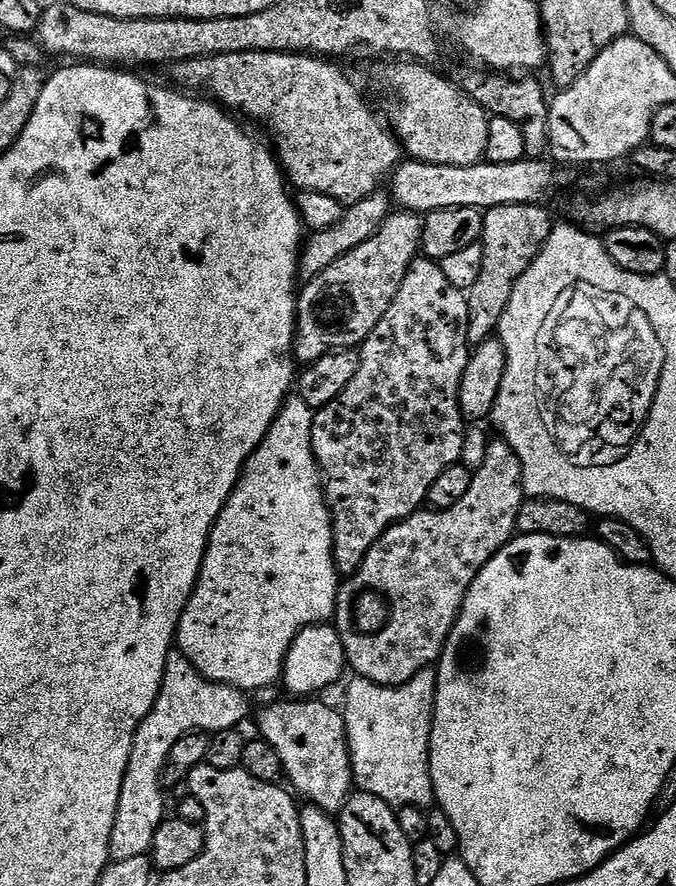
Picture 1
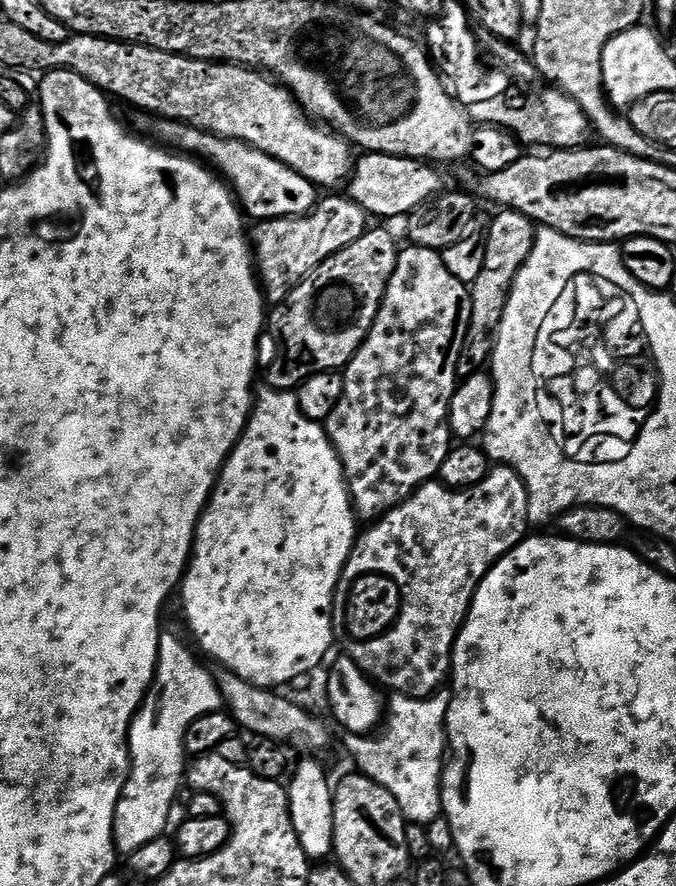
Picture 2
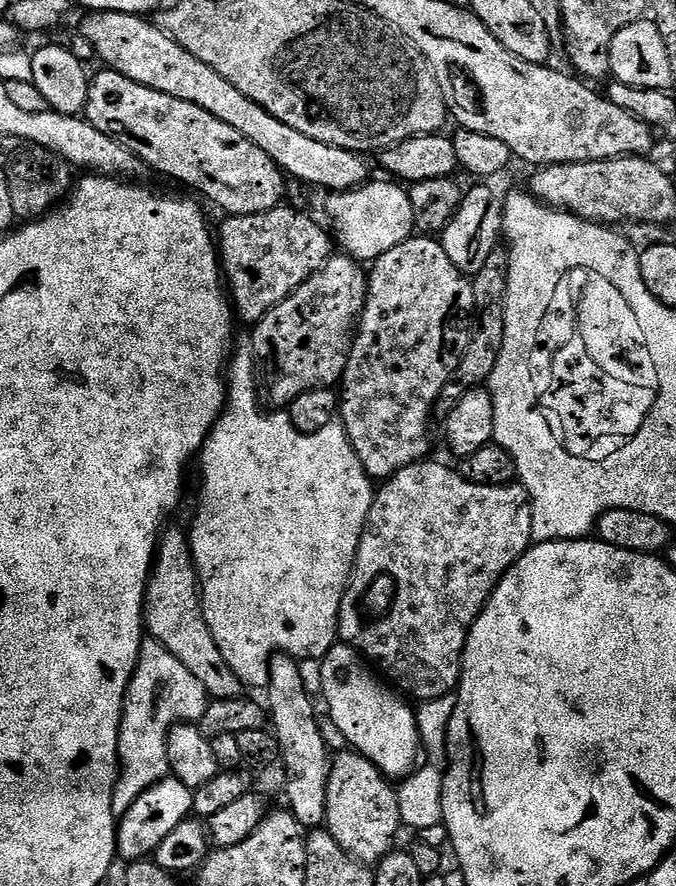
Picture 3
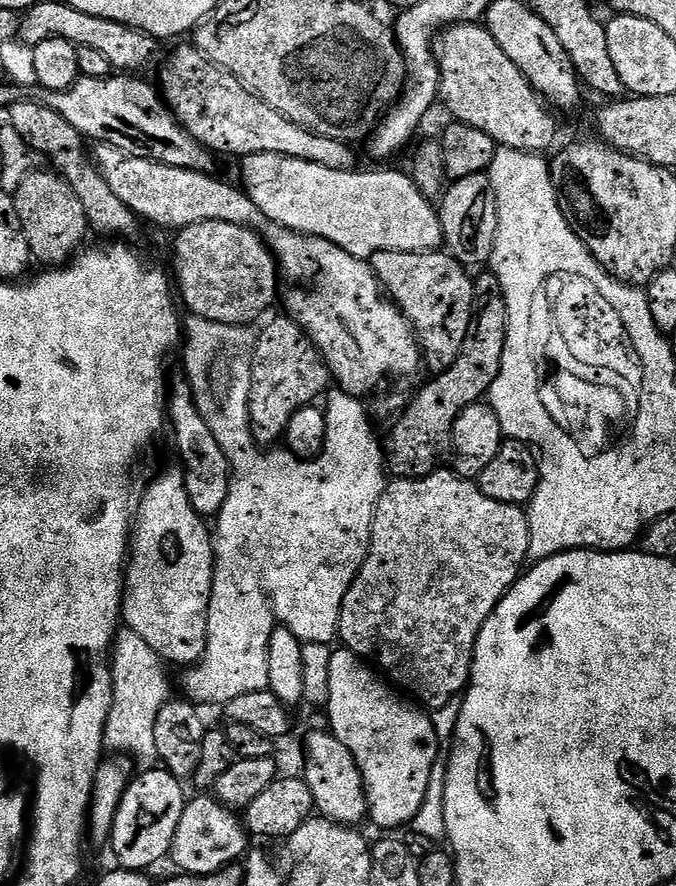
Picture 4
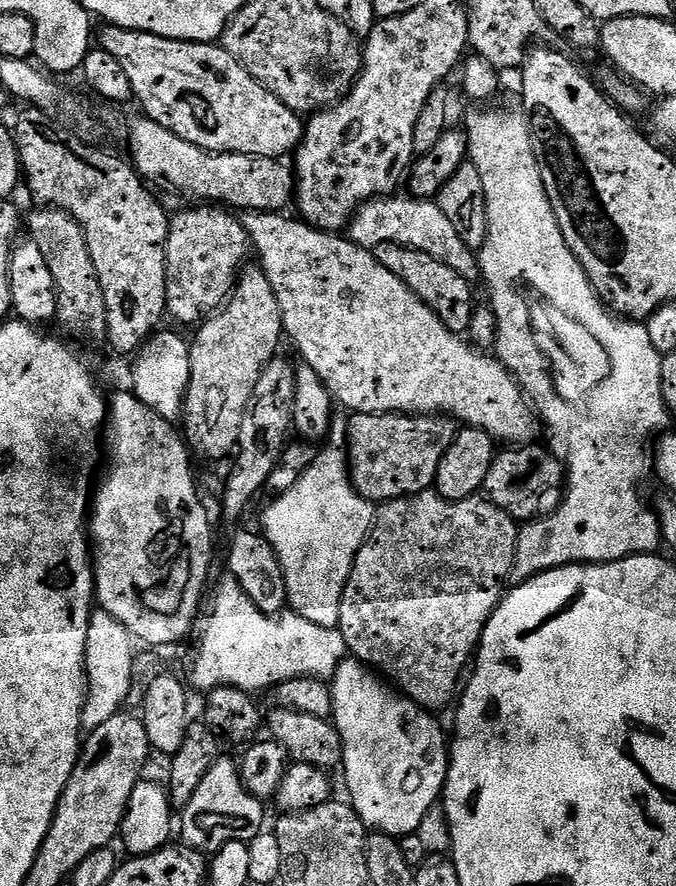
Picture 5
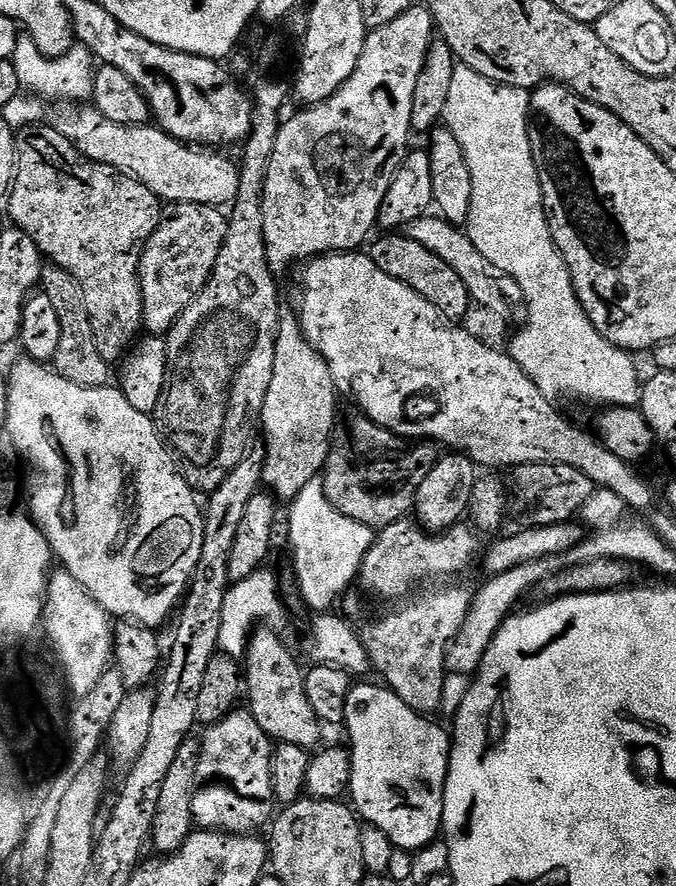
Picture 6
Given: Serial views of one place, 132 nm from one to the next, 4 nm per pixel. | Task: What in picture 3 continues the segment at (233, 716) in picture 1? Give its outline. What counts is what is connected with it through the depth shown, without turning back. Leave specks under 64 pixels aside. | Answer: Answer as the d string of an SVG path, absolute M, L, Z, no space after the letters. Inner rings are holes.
M151 638L145 639L140 645L140 663L128 684L127 699L124 715L120 717L120 775L116 777L116 789L112 795L112 813L118 818L130 810L144 791L150 790L169 775L168 750L176 725L199 722L210 703L206 686L202 686L202 682L198 682L198 678L194 678L194 674L182 666L180 659L166 650L166 646Z

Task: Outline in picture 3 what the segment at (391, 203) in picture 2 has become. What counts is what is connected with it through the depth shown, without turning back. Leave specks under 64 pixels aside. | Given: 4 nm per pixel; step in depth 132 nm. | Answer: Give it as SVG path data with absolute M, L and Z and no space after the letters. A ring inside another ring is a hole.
M93 12L85 17L83 36L92 44L95 59L101 60L105 69L122 74L150 90L202 106L202 110L250 138L250 142L261 148L291 179L293 176L304 184L328 188L329 193L348 192L369 183L368 164L364 161L367 159L361 153L330 146L326 142L314 142L314 138L306 138L306 134L298 134L298 130L290 130L286 122L278 122L278 118L246 98L242 90L226 82L226 78L206 66L206 62L198 62L190 50L178 46L178 42L157 28L151 19L125 12Z

